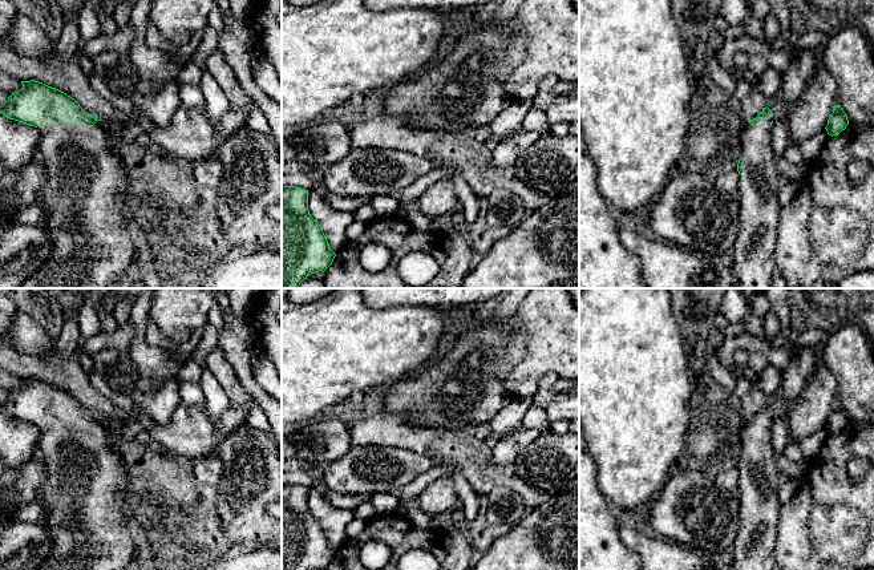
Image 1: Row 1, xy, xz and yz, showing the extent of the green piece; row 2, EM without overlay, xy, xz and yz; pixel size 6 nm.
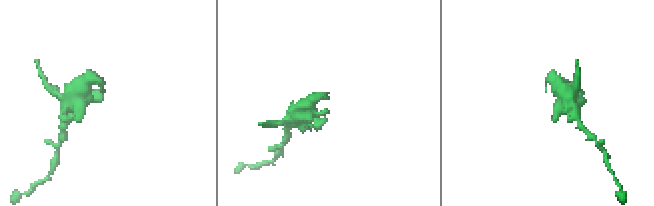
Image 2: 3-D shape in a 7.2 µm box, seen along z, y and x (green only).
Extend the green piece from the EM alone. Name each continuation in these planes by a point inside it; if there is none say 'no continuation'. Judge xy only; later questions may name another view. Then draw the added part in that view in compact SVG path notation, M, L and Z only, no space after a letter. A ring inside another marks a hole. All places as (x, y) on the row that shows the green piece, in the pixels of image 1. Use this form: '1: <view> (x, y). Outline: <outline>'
1: xy (88, 203). Outline: M98 122L93 126L37 126L37 130L41 136L39 151L46 169L46 182L40 190L37 203L44 211L52 251L46 262L19 288L109 288L129 270L135 254L135 246L129 237L129 223L141 218L122 162Z

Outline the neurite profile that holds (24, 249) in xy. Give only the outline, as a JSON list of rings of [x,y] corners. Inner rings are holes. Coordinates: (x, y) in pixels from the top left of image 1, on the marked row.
[[[44,221],[8,227],[0,234],[0,288],[19,288],[46,262],[50,251]]]

